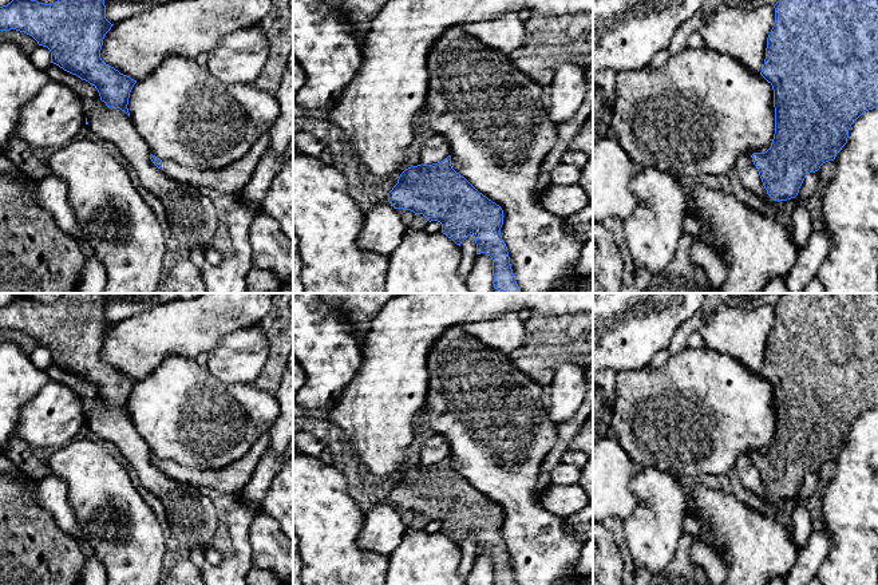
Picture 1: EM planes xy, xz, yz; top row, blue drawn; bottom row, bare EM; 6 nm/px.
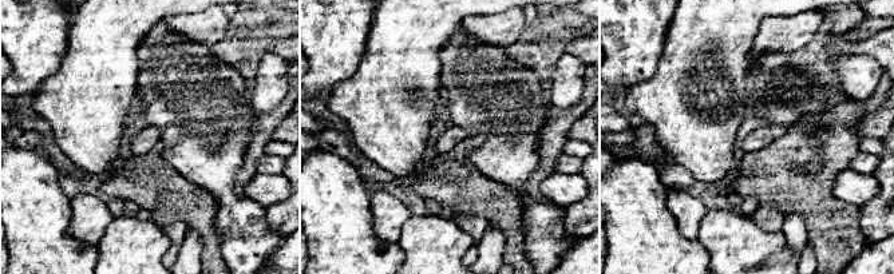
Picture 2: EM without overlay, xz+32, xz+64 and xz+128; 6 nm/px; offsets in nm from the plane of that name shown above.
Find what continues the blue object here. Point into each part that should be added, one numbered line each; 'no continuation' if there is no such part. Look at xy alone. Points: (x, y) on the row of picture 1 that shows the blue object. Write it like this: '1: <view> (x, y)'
1: xy (230, 180)

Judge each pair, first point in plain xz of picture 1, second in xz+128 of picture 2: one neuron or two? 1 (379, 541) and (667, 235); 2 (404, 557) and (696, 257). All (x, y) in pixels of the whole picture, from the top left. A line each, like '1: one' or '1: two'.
1: two
2: two

